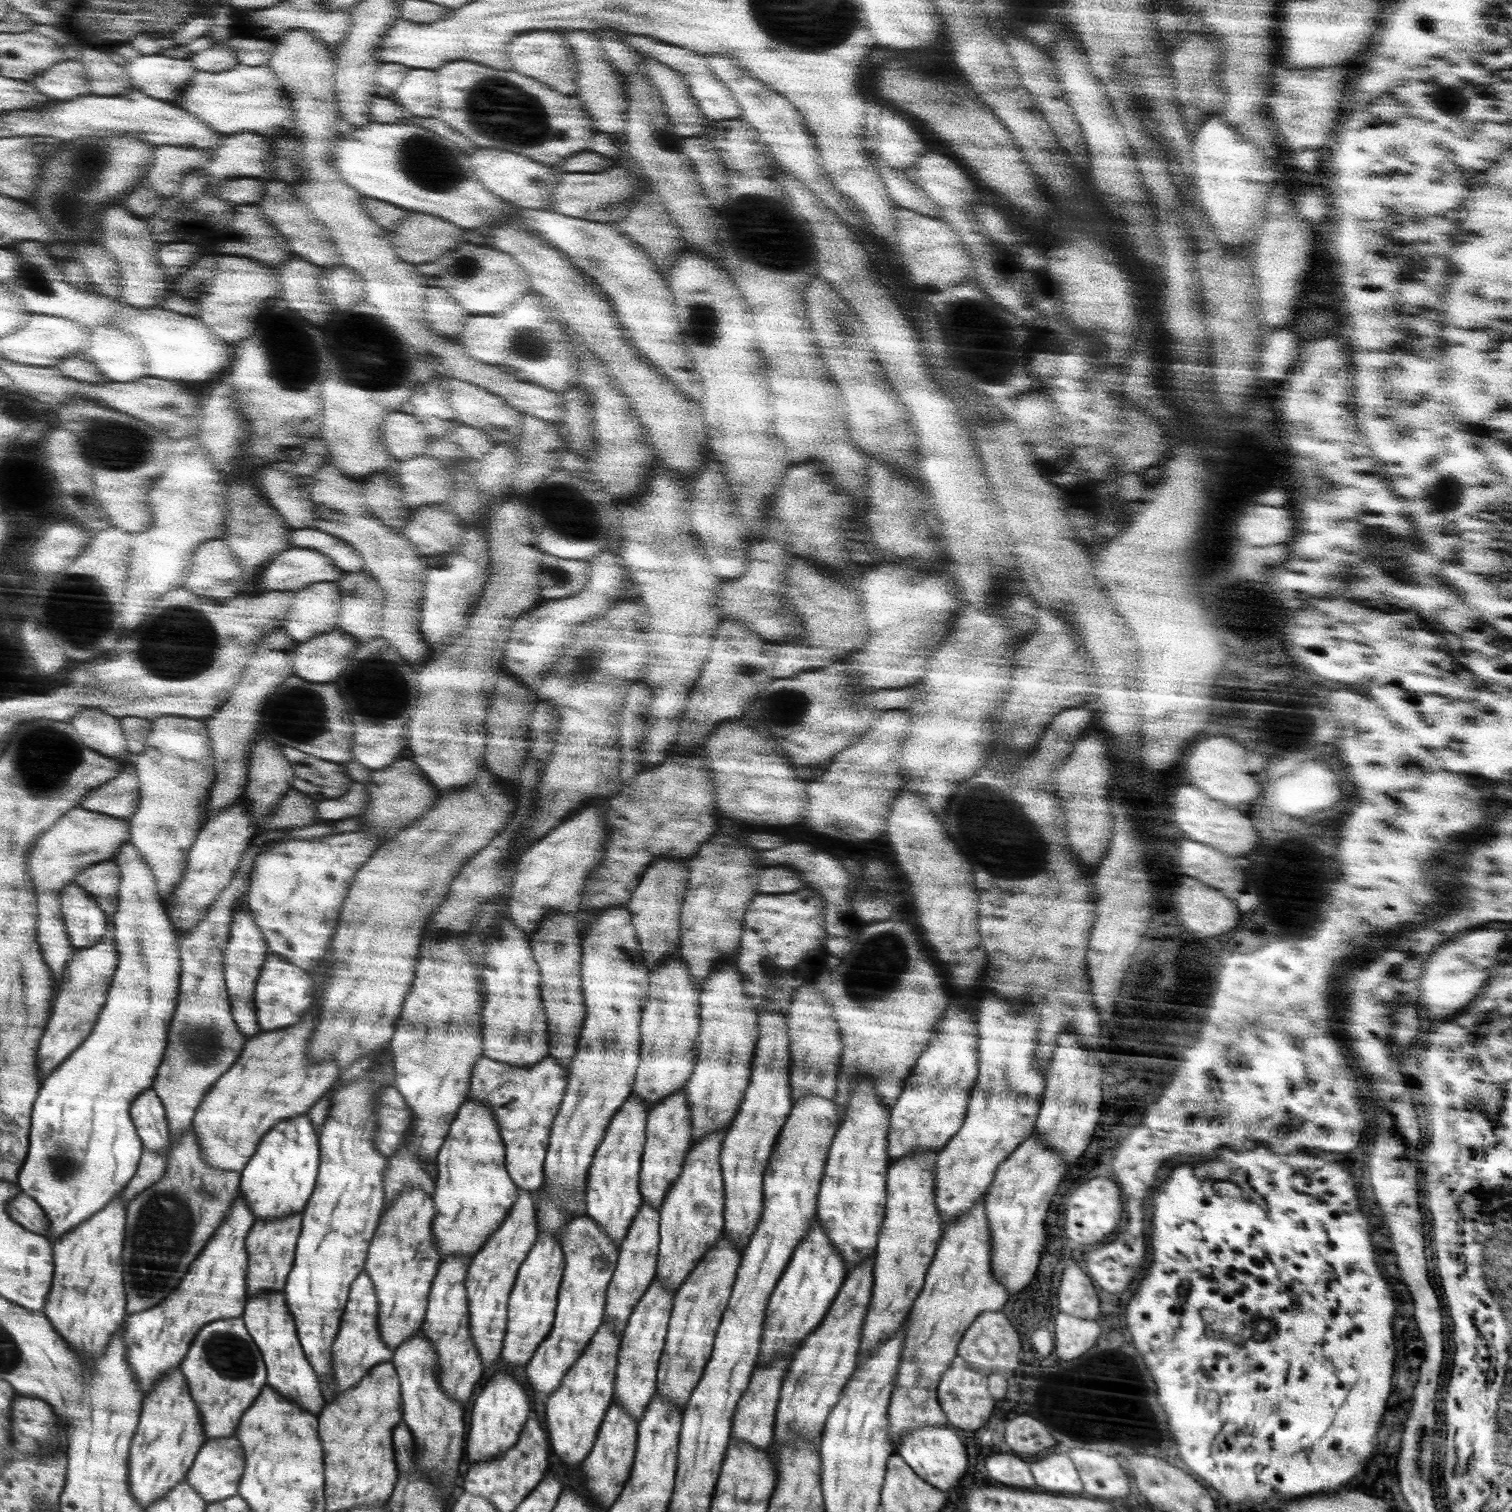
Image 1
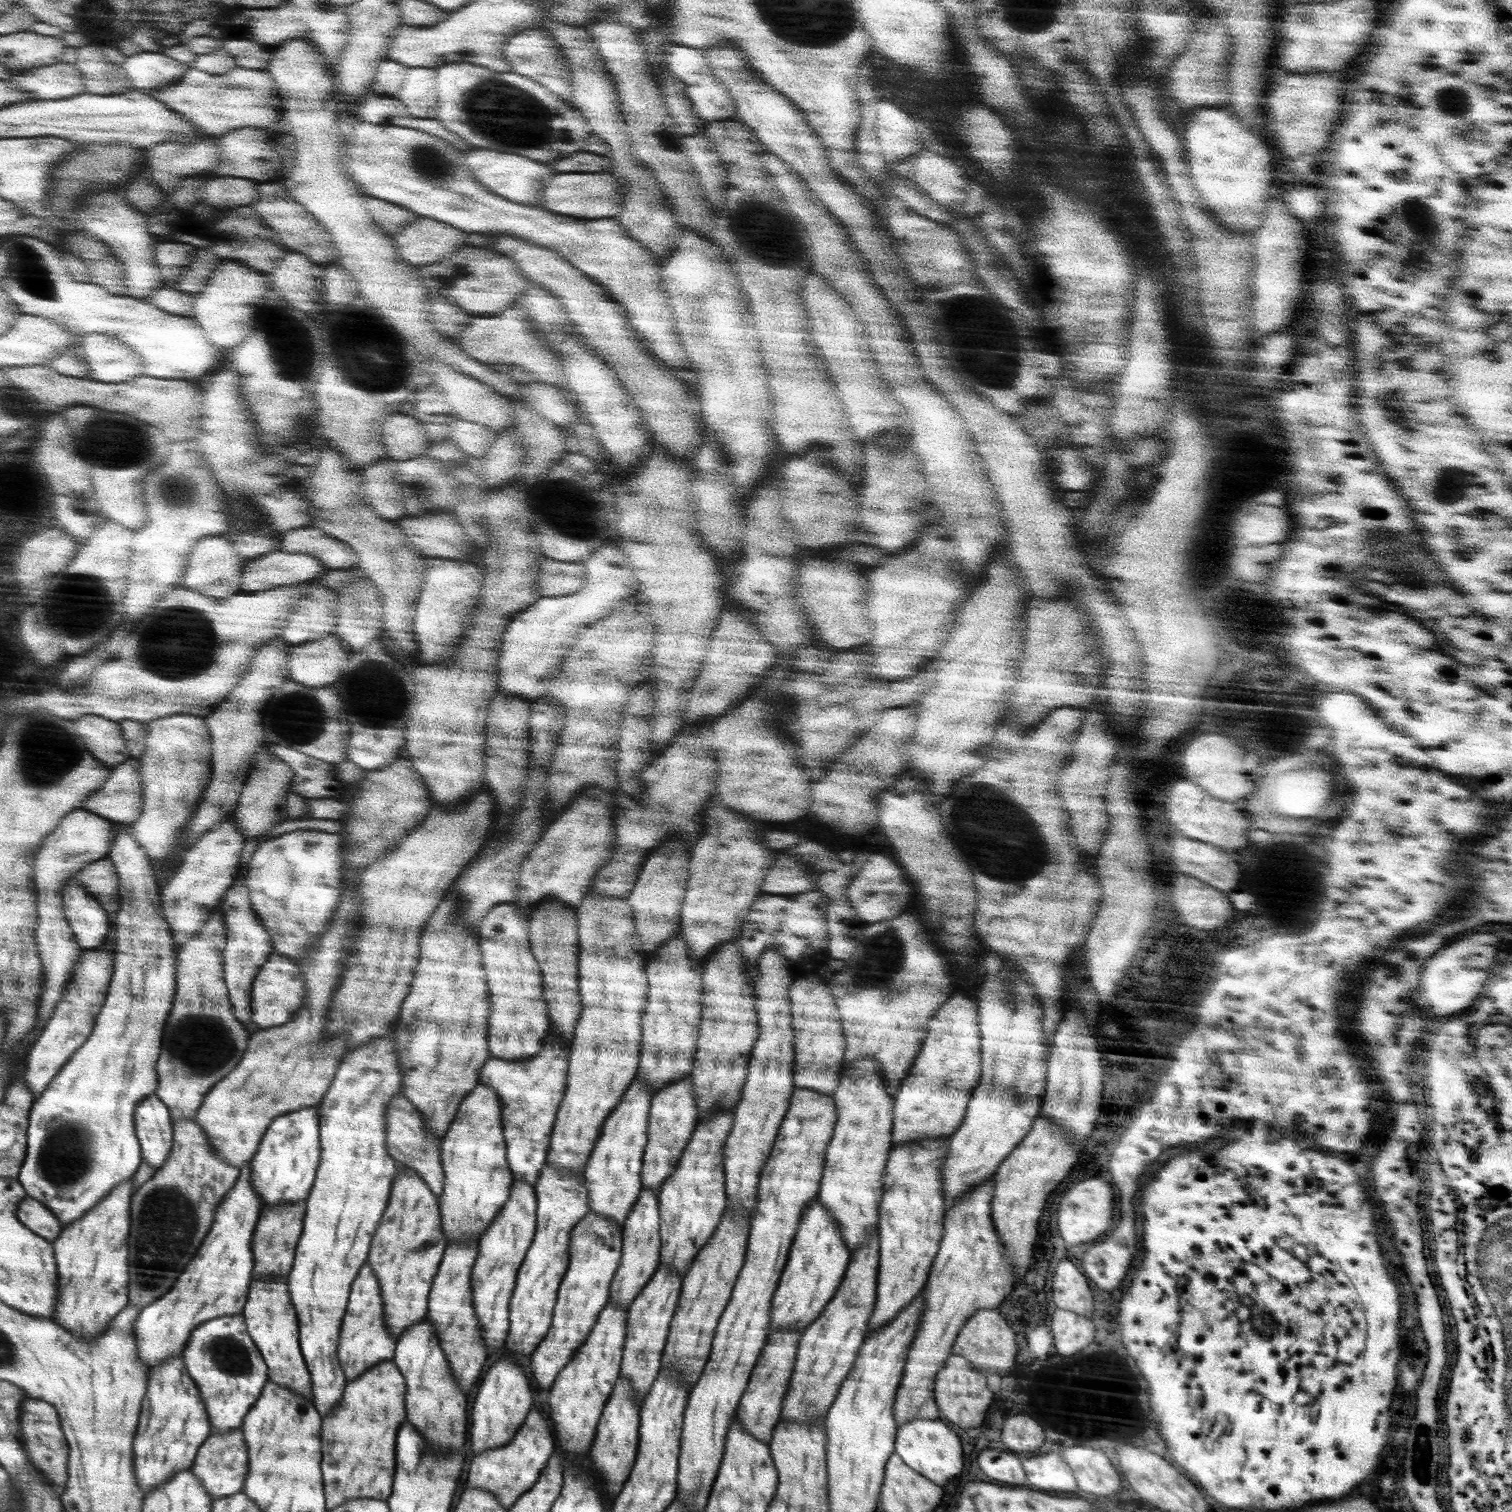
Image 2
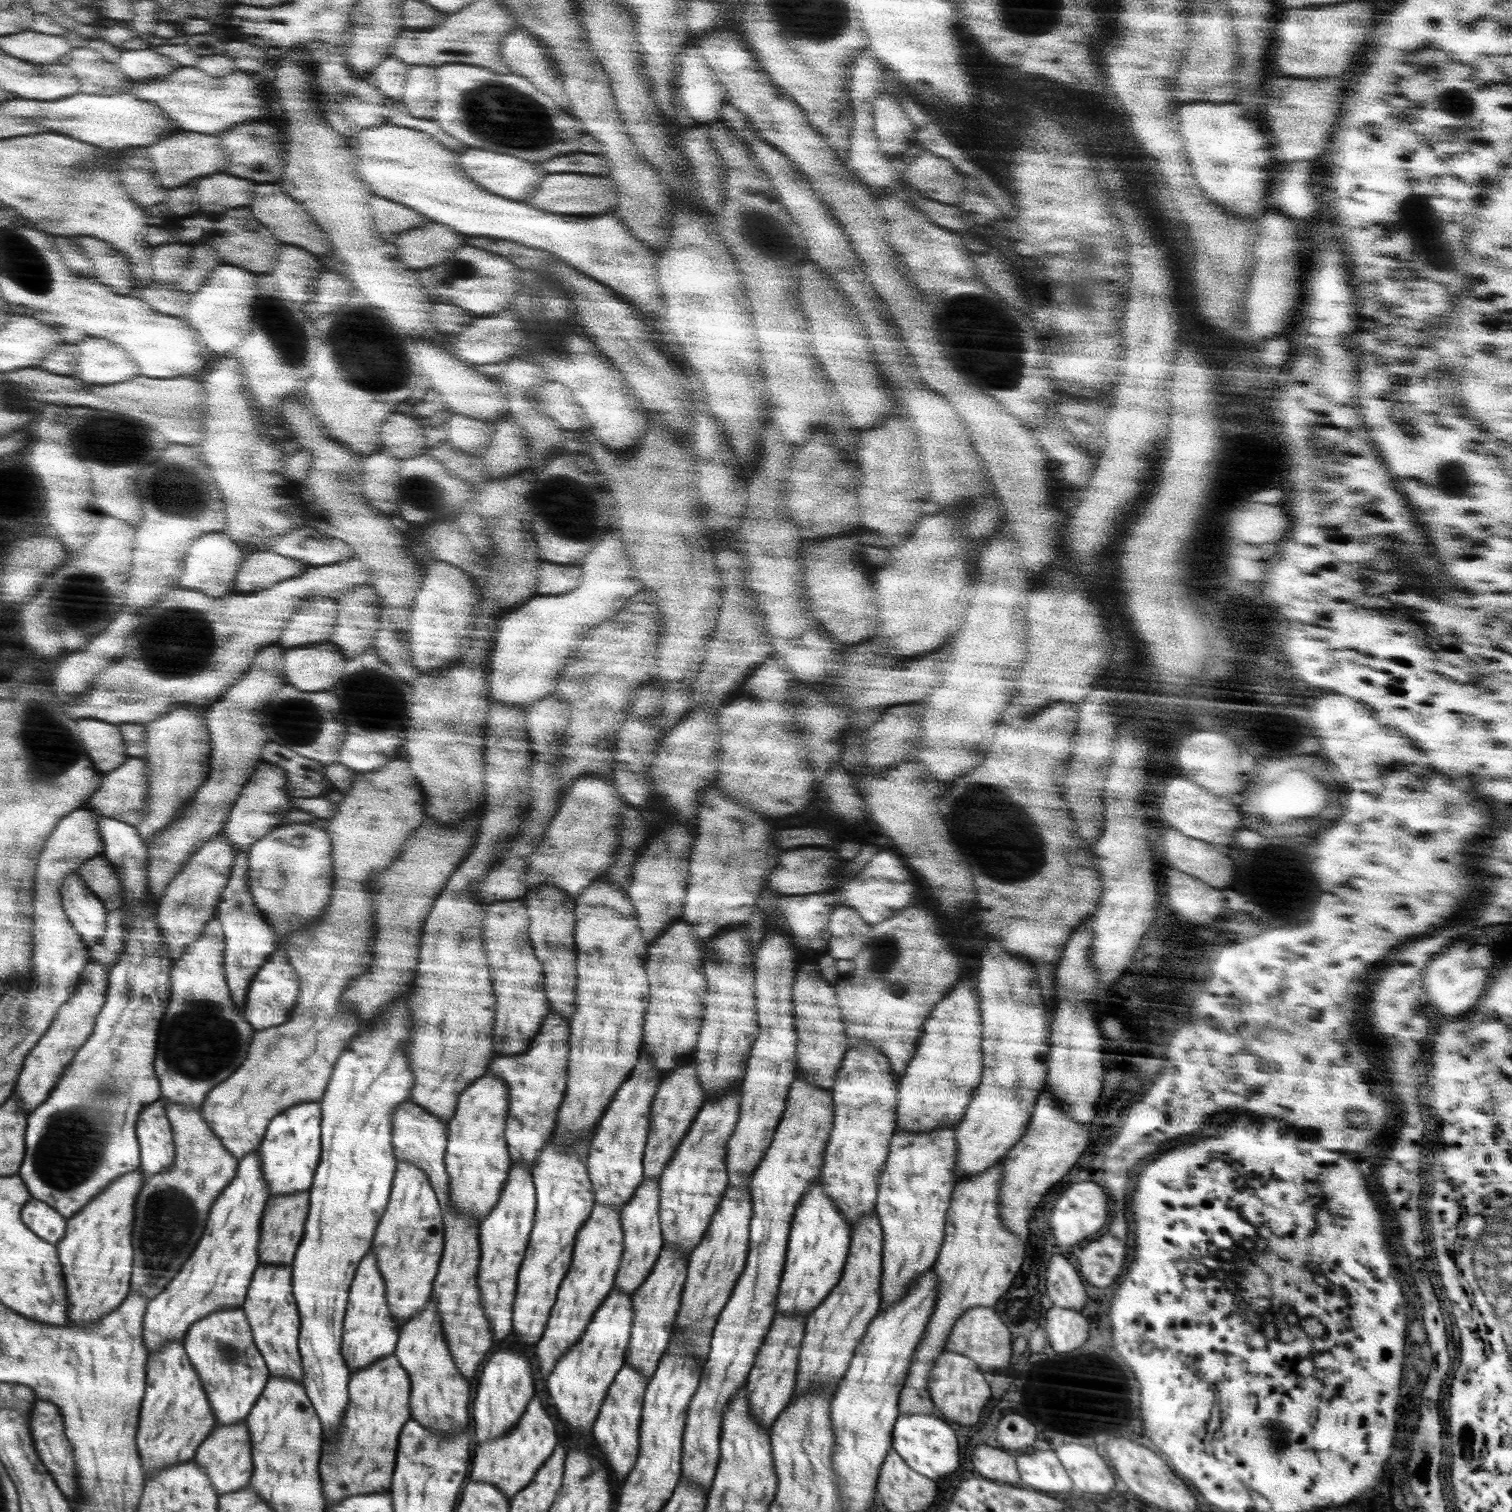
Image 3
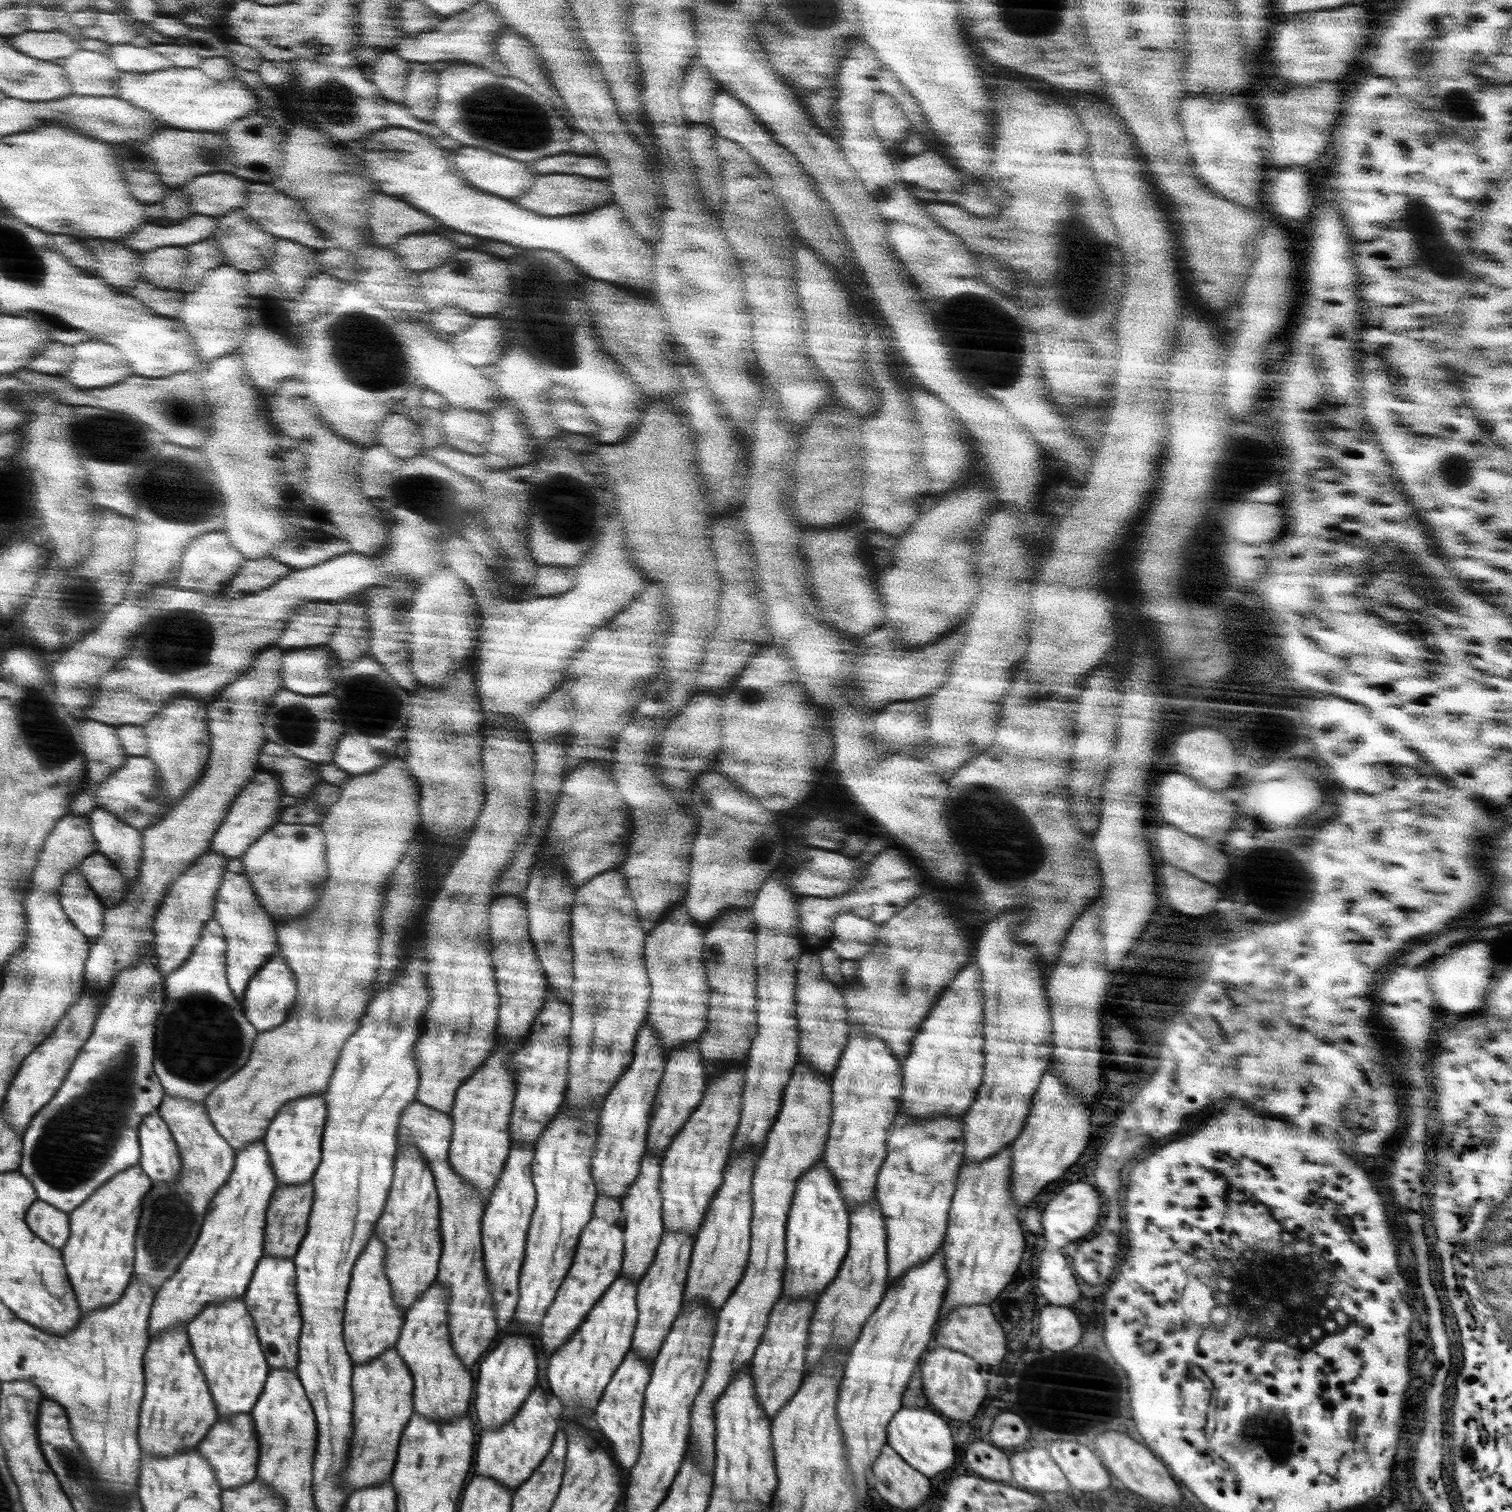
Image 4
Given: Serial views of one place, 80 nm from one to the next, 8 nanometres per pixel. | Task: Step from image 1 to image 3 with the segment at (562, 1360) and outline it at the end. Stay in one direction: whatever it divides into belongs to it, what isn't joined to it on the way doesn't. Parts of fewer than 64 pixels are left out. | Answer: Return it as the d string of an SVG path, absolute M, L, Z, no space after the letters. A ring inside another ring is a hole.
M599 1204L594 1209L594 1216L589 1216L590 1224L582 1228L578 1234L578 1252L573 1252L574 1268L570 1269L570 1276L566 1277L566 1284L562 1284L562 1292L557 1293L557 1301L553 1305L549 1316L548 1326L542 1338L532 1347L536 1358L540 1362L542 1378L547 1380L557 1362L564 1356L570 1347L573 1347L586 1332L586 1327L593 1320L598 1307L609 1297L615 1286L614 1276L621 1268L622 1230L620 1215L616 1208L609 1204Z

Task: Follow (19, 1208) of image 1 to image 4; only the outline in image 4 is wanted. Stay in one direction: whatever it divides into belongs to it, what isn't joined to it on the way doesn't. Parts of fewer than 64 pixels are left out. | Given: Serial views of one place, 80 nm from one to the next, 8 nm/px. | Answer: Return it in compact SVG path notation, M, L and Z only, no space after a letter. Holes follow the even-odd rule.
M40 1199L30 1207L27 1222L39 1237L62 1250L73 1235L72 1219L71 1213Z

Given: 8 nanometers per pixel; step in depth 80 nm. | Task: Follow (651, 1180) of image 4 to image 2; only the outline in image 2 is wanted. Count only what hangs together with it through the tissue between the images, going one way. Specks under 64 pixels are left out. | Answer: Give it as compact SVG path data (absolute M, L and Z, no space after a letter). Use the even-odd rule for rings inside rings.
M643 1188L624 1228L626 1228L626 1240L622 1251L621 1266L617 1268L609 1294L612 1303L616 1303L627 1311L633 1301L641 1295L642 1288L645 1288L649 1280L653 1278L657 1272L658 1260L661 1260L661 1256L658 1256L661 1254L661 1238L658 1238L658 1195Z

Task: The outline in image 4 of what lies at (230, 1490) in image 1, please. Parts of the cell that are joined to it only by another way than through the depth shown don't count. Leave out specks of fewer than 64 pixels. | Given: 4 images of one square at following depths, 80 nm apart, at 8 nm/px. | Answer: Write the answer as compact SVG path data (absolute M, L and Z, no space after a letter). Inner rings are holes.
M250 1413L220 1417L196 1449L213 1465L223 1490L238 1488L256 1479L257 1464L260 1462L260 1438Z

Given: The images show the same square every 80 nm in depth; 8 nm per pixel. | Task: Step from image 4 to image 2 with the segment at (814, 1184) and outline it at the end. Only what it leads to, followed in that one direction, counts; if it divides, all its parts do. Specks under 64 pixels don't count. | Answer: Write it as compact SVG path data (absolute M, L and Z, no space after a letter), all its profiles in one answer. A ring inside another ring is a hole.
M813 1200L800 1216L796 1237L774 1294L774 1324L769 1334L777 1330L806 1330L822 1315L834 1297L850 1262L851 1252L841 1237L838 1221L819 1200Z

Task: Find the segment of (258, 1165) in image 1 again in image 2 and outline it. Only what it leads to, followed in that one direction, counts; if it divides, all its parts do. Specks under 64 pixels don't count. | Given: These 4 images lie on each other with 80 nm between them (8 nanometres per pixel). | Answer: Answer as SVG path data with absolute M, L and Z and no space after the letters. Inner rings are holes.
M318 1106L301 1108L301 1110L295 1110L273 1119L273 1124L261 1140L257 1155L250 1161L252 1162L254 1191L258 1193L258 1197L262 1197L262 1207L280 1206L287 1202L299 1202L307 1199L314 1184L316 1184L317 1169L321 1165L320 1112Z

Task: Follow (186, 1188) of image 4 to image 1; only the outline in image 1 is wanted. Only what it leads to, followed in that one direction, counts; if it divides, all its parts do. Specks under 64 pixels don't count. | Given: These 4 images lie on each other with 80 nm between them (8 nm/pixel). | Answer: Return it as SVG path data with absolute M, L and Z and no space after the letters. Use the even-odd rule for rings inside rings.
M189 1128L169 1151L169 1165L165 1176L153 1187L138 1196L129 1204L129 1230L126 1237L126 1291L129 1294L129 1314L148 1311L168 1297L184 1279L188 1266L197 1259L201 1251L208 1246L210 1239L216 1235L218 1228L229 1214L229 1210L240 1192L241 1172L218 1169L210 1165L202 1154L198 1136L194 1129Z

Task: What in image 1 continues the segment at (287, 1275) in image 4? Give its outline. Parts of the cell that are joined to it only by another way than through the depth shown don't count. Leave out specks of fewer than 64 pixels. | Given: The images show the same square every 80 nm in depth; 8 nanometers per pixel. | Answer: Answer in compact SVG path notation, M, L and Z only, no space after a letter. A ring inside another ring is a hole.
M284 1290L251 1297L241 1318L269 1367L269 1386L308 1412L319 1413L326 1405L326 1400L317 1373L301 1347L293 1316L286 1306Z

